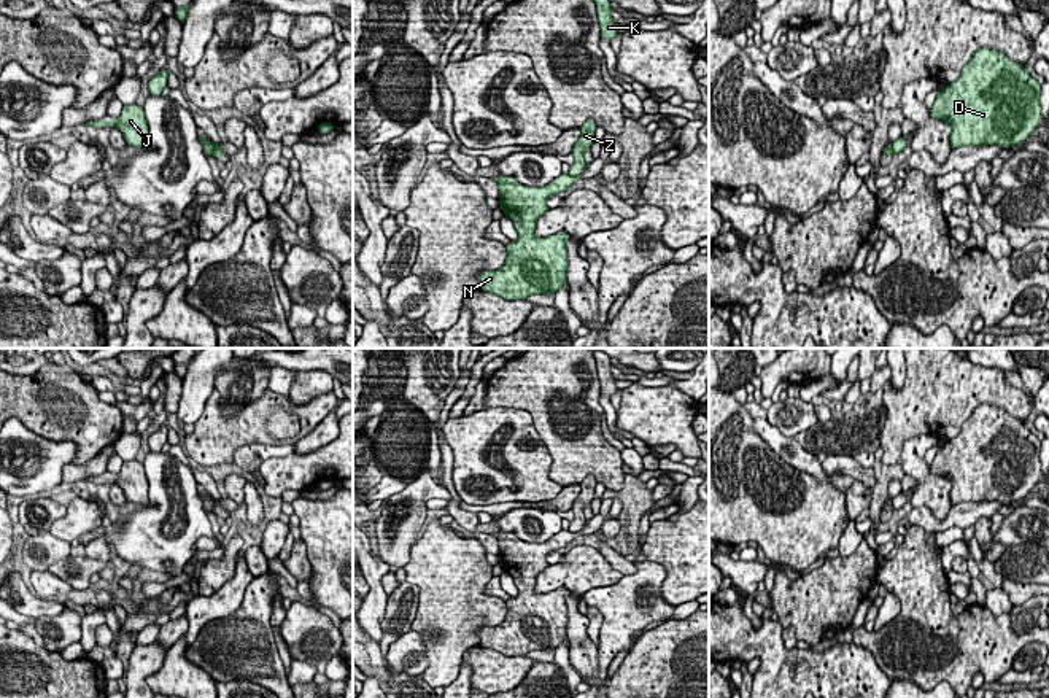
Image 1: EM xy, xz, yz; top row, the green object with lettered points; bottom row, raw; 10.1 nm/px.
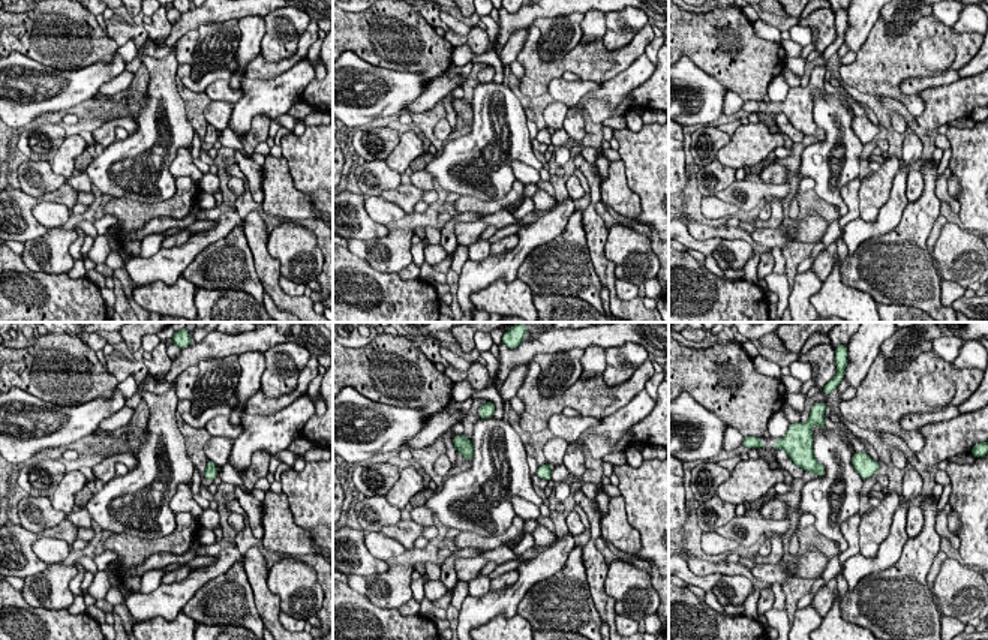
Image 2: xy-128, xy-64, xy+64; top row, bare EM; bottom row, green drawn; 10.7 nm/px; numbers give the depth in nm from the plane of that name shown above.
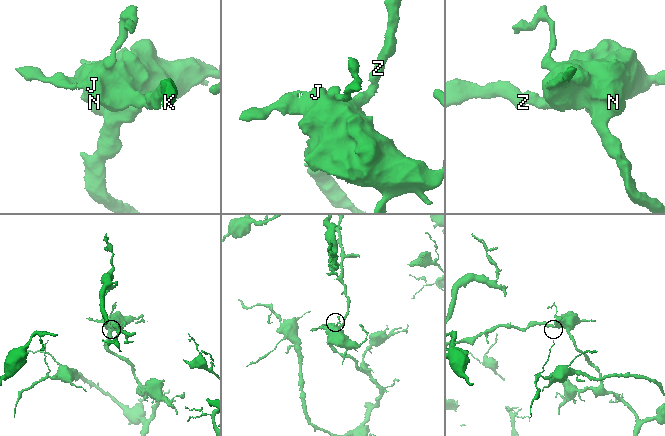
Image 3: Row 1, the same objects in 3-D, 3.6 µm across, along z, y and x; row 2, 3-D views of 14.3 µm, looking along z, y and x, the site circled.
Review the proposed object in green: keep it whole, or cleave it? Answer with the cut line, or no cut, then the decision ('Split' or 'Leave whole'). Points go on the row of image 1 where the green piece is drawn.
Split along xz (568, 174), (577, 177). Split

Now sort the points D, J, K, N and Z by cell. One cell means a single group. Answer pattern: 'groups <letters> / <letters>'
groups D J N / K Z

